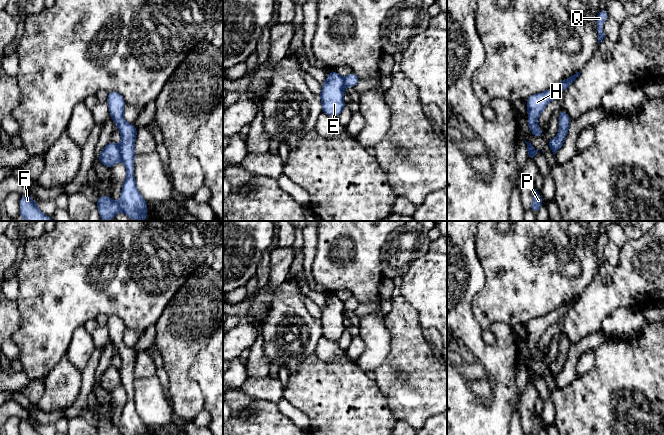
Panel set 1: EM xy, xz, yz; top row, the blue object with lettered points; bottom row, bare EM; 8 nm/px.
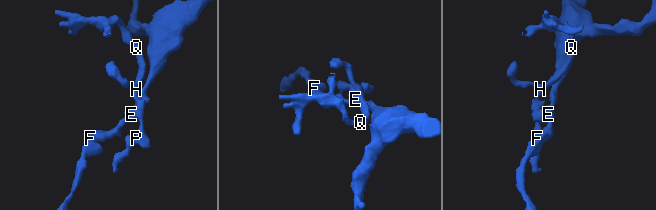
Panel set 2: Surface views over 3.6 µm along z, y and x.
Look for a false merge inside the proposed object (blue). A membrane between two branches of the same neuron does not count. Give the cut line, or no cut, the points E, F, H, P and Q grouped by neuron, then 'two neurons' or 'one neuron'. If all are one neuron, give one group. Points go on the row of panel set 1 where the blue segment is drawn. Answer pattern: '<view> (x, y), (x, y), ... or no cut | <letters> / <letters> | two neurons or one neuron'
xy (118, 146), (121, 159) | E F / H P Q | two neurons

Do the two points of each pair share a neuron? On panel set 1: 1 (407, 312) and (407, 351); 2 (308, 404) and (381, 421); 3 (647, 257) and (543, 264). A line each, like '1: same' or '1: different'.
1: same
2: same
3: different

